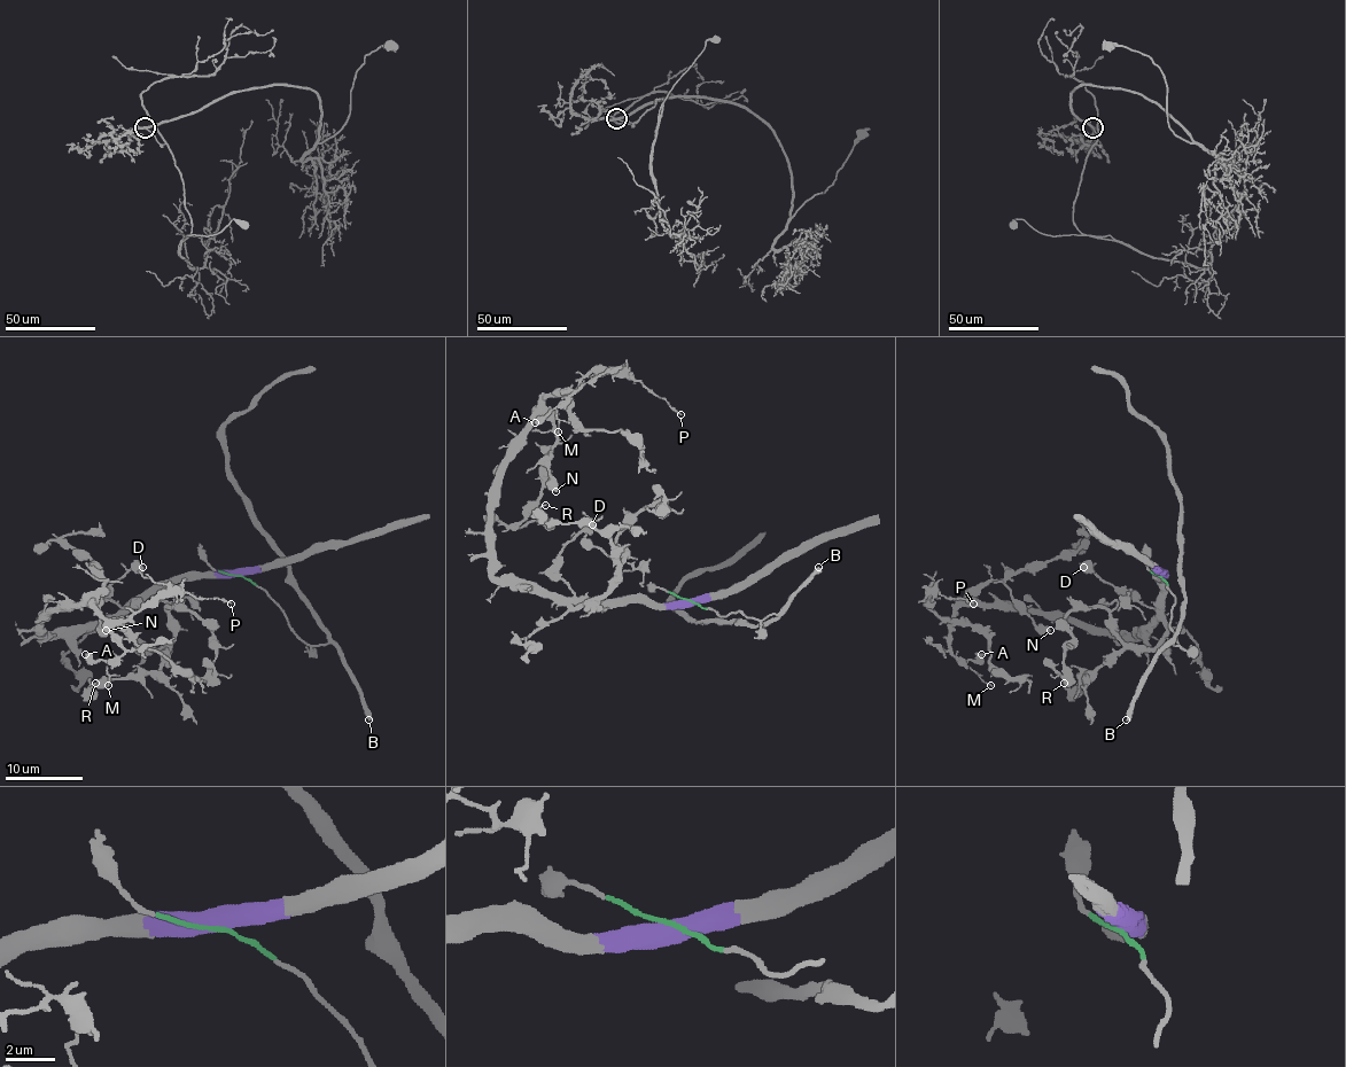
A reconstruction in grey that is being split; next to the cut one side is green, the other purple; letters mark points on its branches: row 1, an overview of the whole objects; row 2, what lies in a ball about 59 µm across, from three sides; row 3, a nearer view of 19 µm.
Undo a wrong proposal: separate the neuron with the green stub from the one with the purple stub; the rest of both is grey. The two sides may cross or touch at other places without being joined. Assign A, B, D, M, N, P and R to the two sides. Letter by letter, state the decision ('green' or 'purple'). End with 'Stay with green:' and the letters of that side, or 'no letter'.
A: purple
B: green
D: purple
M: purple
N: purple
P: purple
R: purple
Stay with green: B

